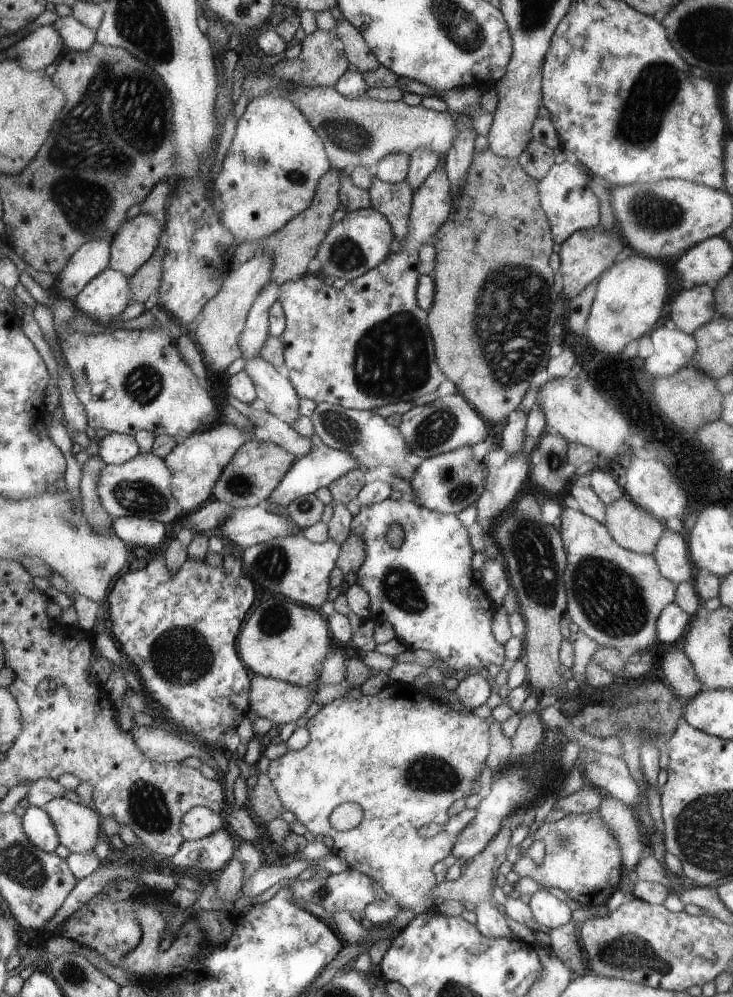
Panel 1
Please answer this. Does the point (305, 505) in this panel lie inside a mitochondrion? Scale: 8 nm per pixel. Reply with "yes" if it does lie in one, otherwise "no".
yes

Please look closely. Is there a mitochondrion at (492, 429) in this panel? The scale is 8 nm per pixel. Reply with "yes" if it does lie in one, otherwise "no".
no

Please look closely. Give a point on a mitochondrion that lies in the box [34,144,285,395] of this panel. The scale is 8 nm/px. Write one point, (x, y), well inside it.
(83, 223)

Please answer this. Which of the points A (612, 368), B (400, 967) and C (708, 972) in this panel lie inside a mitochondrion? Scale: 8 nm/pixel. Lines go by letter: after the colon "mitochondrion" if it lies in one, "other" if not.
A: other
B: other
C: other

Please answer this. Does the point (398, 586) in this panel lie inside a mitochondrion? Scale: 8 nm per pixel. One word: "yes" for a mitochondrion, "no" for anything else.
yes

